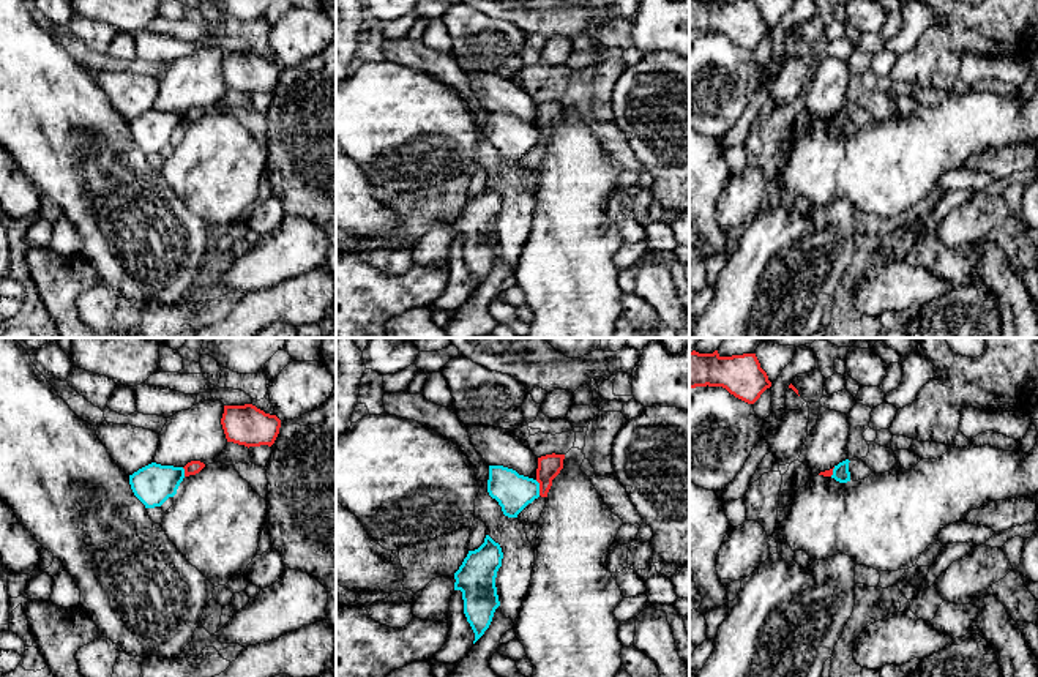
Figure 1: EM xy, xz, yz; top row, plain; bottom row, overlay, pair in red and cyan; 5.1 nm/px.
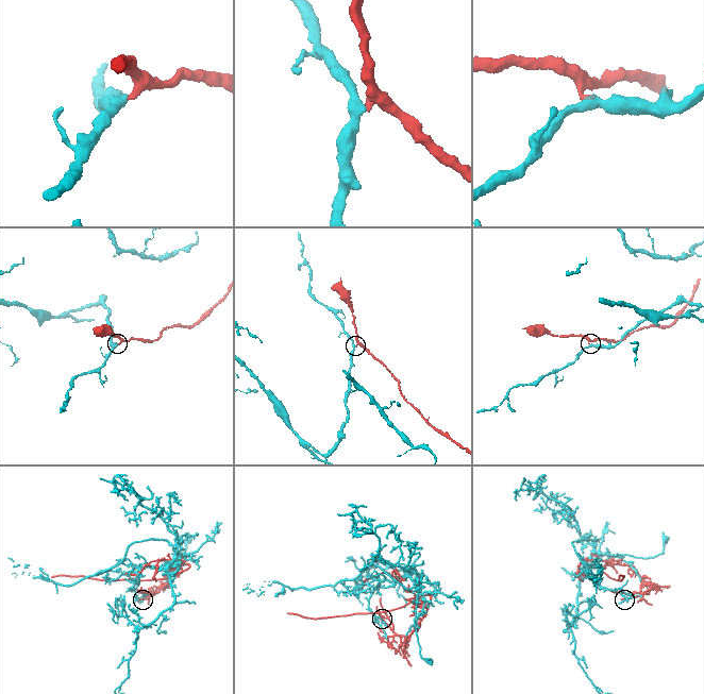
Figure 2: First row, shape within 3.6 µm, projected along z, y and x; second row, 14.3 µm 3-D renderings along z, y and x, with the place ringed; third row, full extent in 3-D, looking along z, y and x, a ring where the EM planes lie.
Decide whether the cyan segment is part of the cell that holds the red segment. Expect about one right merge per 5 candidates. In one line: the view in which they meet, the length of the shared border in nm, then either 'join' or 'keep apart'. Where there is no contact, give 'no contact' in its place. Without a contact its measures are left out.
xz | 80 nm | keep apart

